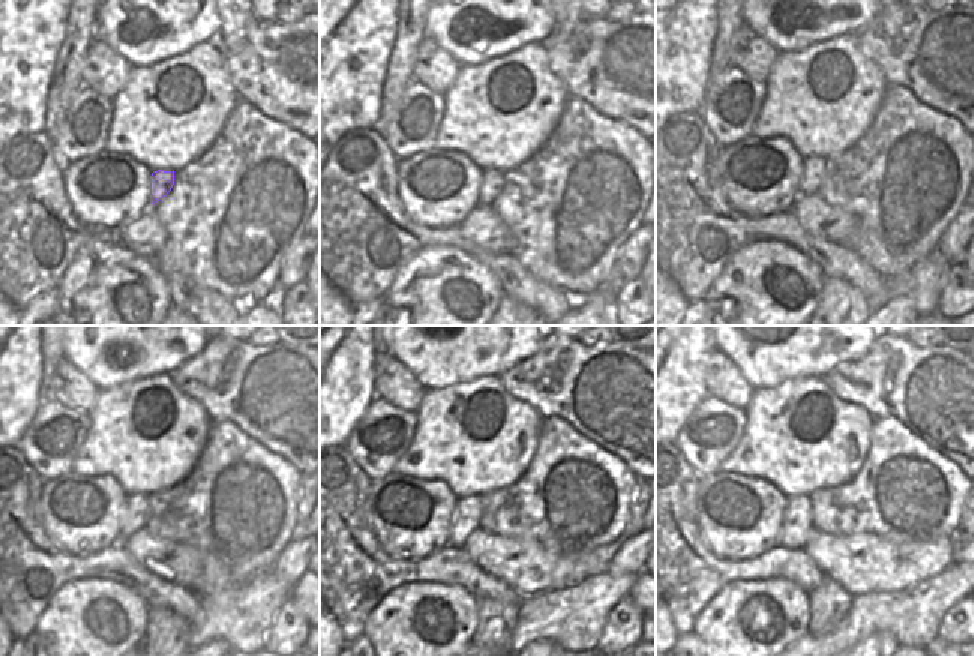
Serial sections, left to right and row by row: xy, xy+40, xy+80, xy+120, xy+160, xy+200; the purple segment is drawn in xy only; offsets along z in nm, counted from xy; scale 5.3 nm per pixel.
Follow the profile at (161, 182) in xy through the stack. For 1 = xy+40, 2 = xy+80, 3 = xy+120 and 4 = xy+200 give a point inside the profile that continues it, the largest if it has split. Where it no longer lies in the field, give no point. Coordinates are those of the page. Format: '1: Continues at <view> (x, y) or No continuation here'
1: Continues at xy+40 (493, 182)
2: Continues at xy+80 (814, 170)
3: Continues at xy+120 (135, 515)
4: Continues at xy+200 (797, 518).

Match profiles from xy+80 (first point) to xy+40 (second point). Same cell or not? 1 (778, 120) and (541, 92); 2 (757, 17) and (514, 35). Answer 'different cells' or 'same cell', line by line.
1: same cell
2: same cell

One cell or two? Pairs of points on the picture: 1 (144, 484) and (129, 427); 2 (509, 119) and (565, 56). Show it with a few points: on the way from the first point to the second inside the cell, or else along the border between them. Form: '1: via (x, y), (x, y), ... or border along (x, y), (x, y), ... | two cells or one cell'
1: via (144, 470), (143, 440) | one cell
2: border along (539, 42), (548, 59), (548, 66), (571, 95) | two cells

